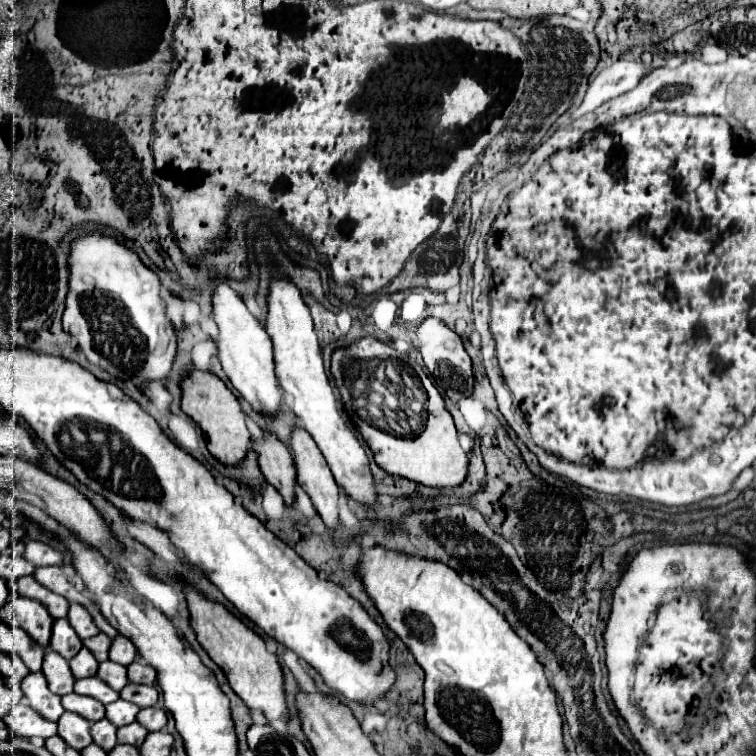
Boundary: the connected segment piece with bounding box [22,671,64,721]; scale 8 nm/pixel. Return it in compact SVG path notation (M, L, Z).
M28 673L22 681L22 693L28 699L30 707L42 715L48 721L58 721L60 715L64 713L64 707L60 703L60 697L48 691L44 675L38 673Z

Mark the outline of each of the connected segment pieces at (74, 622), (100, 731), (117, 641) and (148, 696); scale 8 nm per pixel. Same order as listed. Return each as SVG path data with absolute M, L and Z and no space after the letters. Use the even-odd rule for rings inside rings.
M70 605L70 609L68 609L68 621L70 621L72 629L78 633L80 639L86 639L86 637L92 637L92 635L98 633L98 627L94 627L92 617L80 605Z
M100 719L100 721L92 723L90 735L92 735L94 743L100 745L106 753L112 751L116 747L116 743L118 743L118 739L116 739L116 727L108 719Z
M116 635L110 643L108 655L110 655L110 661L120 663L120 665L128 665L136 659L136 647L132 645L132 641L124 639L122 635Z
M128 683L120 691L120 699L126 699L138 707L152 707L158 701L158 691L152 685L132 685Z

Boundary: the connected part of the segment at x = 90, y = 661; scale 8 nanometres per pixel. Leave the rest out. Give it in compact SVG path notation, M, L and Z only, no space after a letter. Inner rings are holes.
M86 647L70 661L70 669L72 669L74 679L96 675L96 667L98 667L98 661L94 659L94 655Z

